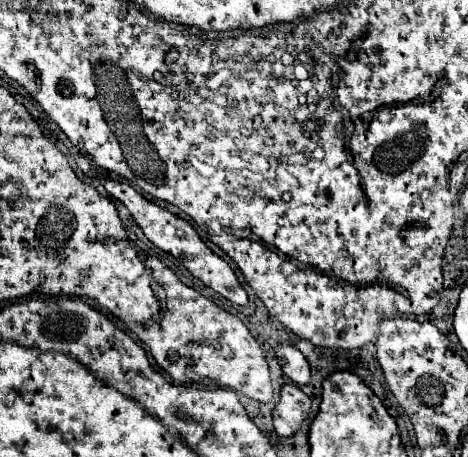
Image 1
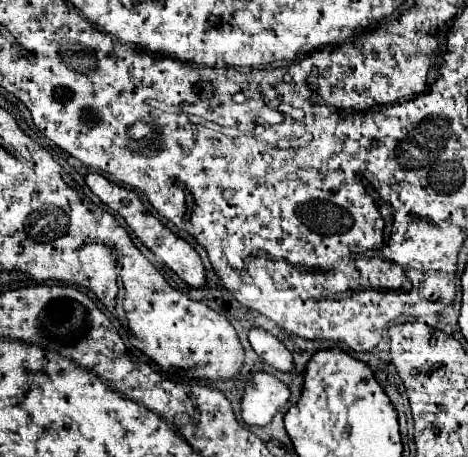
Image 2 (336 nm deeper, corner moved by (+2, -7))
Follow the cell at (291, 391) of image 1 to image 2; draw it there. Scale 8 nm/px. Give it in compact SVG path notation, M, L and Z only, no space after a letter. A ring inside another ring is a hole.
M260 371L244 387L242 419L248 425L268 425L290 399L290 389L274 375Z

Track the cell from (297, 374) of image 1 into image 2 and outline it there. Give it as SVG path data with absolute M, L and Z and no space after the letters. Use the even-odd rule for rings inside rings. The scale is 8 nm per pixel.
M254 327L248 331L248 341L256 355L260 355L268 365L278 371L292 371L292 355L278 337L268 333L266 329Z

